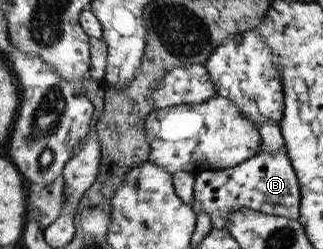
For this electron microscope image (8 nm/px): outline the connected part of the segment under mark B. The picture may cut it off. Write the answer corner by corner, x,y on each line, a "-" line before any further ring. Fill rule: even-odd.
285,145
277,152
257,152
254,157
232,168
206,170
195,175
193,210
197,214
204,211
211,218
212,228
227,228
227,218
235,210
248,208
264,214
272,214
284,218
299,218
300,185
298,177
290,164
288,150

